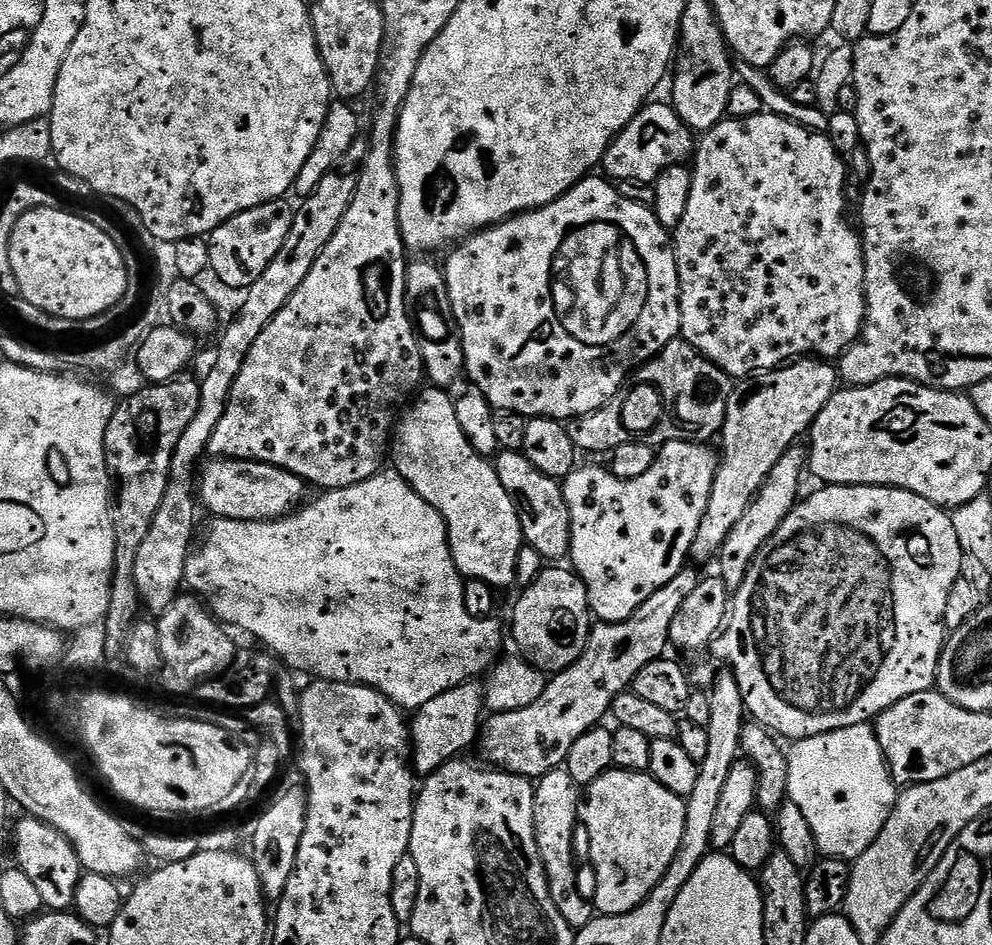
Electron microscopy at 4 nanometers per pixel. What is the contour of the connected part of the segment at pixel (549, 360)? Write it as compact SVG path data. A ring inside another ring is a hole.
M592 174L578 181L562 198L532 212L512 216L491 228L481 228L467 240L459 241L447 253L448 261L442 264L442 271L448 283L448 297L452 307L450 316L456 319L460 327L458 336L464 345L466 376L491 402L493 409L510 410L529 418L549 416L561 422L596 412L621 395L620 387L627 376L629 379L637 368L654 359L671 340L680 336L682 310L676 249L669 229L667 232L660 225L654 213L652 208L630 202L630 198L623 196L615 183ZM620 228L630 248L644 248L638 262L644 270L644 278L650 278L650 294L670 296L672 302L660 302L662 328L644 328L636 332L634 340L628 324L626 330L622 330L616 338L602 344L592 344L582 336L588 334L590 324L580 288L576 288L576 284L588 282L582 286L590 286L590 280L594 278L594 318L600 316L600 302L596 302L596 296L602 294L600 264L608 252L612 254L614 242L620 242Z

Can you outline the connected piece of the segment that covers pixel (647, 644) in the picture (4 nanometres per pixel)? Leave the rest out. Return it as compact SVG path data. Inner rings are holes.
M686 566L674 578L670 578L670 582L662 586L662 590L650 594L650 598L646 598L646 602L642 602L642 606L638 606L638 610L634 610L630 618L609 624L597 623L589 631L588 641L580 657L571 666L555 673L549 679L541 697L530 706L522 707L518 711L504 711L489 715L481 727L478 740L479 746L482 746L486 754L485 761L500 767L503 771L516 773L531 780L540 779L550 770L563 767L567 763L571 747L578 738L586 730L597 727L603 721L601 719L609 715L614 698L631 687L632 680L637 676L638 671L642 670L647 662L661 659L667 653L664 651L669 651L670 622L674 622L674 614L678 614L682 602L686 602L686 597L694 591L694 586L698 586L702 578L701 573L696 573L695 570L697 571L695 567Z

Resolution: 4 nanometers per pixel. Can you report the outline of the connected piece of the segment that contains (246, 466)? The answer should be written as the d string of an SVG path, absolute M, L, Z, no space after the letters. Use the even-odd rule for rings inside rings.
M212 458L203 465L198 476L199 503L203 507L205 504L213 517L222 520L277 520L301 507L305 499L304 488L305 480L288 471L287 467L259 464L256 460Z

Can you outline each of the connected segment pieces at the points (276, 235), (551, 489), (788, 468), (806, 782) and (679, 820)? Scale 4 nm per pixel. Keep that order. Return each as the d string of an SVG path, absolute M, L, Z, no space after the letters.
M281 198L262 206L254 206L209 232L206 239L210 246L211 275L216 275L226 287L239 290L248 289L252 283L257 282L282 249L286 234L290 232L294 208L288 202Z
M499 451L494 457L494 467L502 486L512 495L516 502L516 509L520 511L520 525L524 535L524 543L534 546L548 562L560 562L572 550L572 523L570 510L566 506L564 489L561 481L552 476L542 474L524 456L523 451Z
M800 446L788 448L786 454L782 454L782 458L778 458L778 466L774 466L774 470L770 470L766 482L756 493L746 514L742 514L742 518L736 523L734 530L730 530L726 542L720 547L718 557L718 565L720 564L718 575L728 587L729 593L734 594L740 589L746 578L746 570L750 570L752 560L758 554L758 550L762 550L762 546L766 546L766 542L770 542L774 530L778 530L778 526L782 526L786 514L790 514L790 510L796 507L798 497L801 495L800 479L803 478L804 472L806 476L807 463L808 452L805 449L800 449Z
M871 723L859 724L802 738L787 749L786 755L788 799L800 807L806 822L810 822L821 857L855 862L876 841L878 834L882 834L882 826L886 826L886 818L890 818L898 795L898 785L878 744L875 727Z
M609 770L590 785L582 796L579 823L588 835L588 856L596 875L594 908L602 916L621 916L634 910L652 893L666 874L678 846L682 846L682 830L686 826L684 800L662 786L648 772Z

